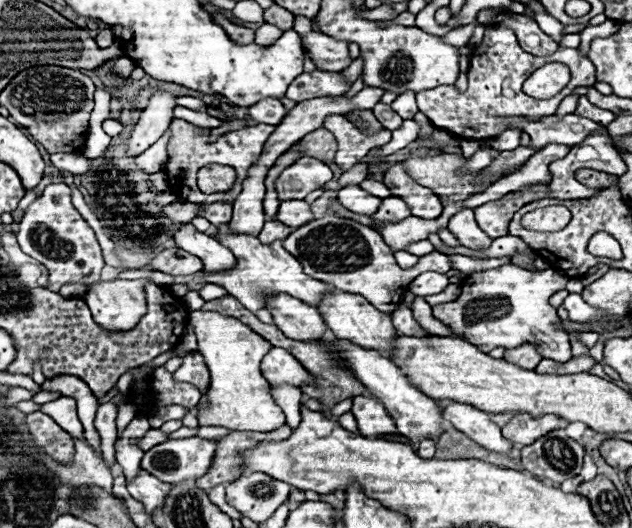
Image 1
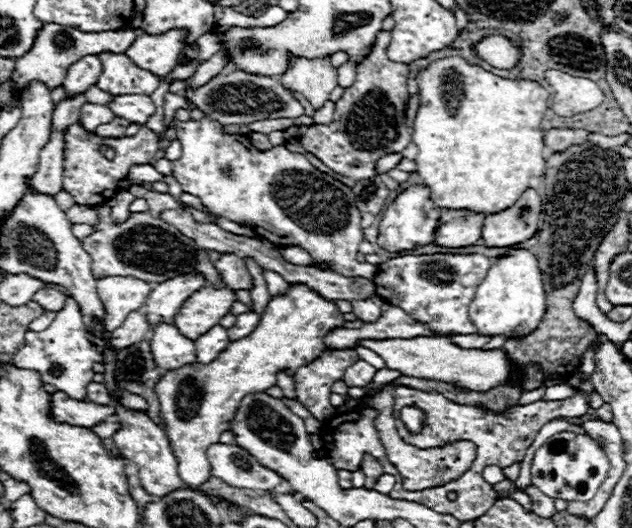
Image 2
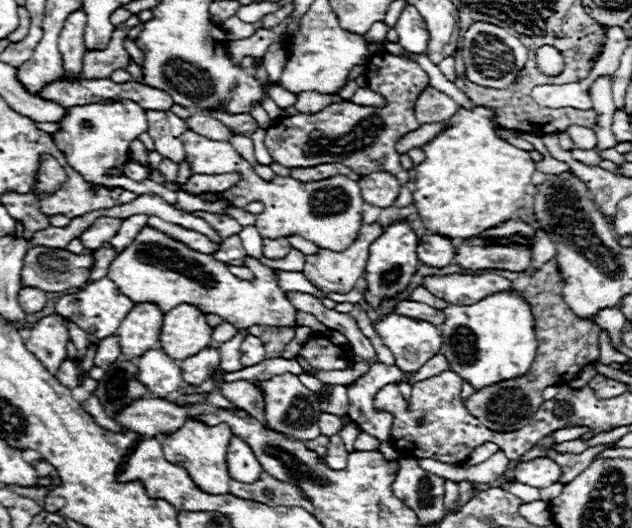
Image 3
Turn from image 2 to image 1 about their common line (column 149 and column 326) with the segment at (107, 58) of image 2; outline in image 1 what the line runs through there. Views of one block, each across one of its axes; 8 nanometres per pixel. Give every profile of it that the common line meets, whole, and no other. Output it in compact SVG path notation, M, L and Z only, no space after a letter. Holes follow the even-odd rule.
M312 70L302 72L286 92L286 98L292 98L296 102L304 102L318 96L342 96L346 90L350 90L350 82L344 80L342 72L324 72L324 70Z

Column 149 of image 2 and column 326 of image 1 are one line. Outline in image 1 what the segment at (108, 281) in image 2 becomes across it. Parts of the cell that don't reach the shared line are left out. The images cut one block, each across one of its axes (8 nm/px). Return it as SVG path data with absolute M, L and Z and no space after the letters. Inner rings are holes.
M228 224L220 226L220 242L224 246L228 246L234 256L236 256L236 266L228 272L216 272L216 274L206 274L206 282L210 284L220 284L228 290L230 296L238 298L238 302L242 306L246 306L250 312L258 312L262 308L266 308L266 300L286 292L310 306L318 306L318 302L322 302L324 294L330 294L334 288L322 280L314 280L310 276L306 276L302 272L302 264L282 248L282 242L276 240L272 244L260 244L260 240L256 236L248 236L248 234L232 234L228 230Z

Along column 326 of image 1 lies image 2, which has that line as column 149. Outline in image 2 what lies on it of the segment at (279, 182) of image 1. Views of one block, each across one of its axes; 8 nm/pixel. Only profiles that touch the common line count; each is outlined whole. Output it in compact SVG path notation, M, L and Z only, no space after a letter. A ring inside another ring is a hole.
M150 164L132 166L132 170L128 170L128 180L130 182L156 182L160 180L160 174Z

